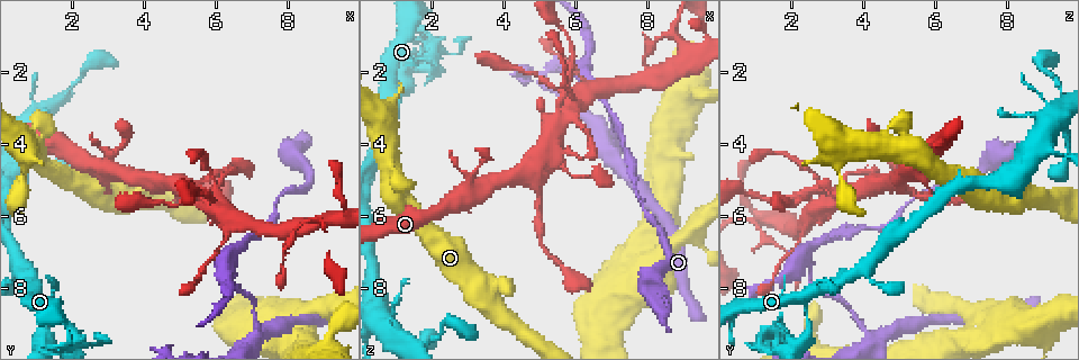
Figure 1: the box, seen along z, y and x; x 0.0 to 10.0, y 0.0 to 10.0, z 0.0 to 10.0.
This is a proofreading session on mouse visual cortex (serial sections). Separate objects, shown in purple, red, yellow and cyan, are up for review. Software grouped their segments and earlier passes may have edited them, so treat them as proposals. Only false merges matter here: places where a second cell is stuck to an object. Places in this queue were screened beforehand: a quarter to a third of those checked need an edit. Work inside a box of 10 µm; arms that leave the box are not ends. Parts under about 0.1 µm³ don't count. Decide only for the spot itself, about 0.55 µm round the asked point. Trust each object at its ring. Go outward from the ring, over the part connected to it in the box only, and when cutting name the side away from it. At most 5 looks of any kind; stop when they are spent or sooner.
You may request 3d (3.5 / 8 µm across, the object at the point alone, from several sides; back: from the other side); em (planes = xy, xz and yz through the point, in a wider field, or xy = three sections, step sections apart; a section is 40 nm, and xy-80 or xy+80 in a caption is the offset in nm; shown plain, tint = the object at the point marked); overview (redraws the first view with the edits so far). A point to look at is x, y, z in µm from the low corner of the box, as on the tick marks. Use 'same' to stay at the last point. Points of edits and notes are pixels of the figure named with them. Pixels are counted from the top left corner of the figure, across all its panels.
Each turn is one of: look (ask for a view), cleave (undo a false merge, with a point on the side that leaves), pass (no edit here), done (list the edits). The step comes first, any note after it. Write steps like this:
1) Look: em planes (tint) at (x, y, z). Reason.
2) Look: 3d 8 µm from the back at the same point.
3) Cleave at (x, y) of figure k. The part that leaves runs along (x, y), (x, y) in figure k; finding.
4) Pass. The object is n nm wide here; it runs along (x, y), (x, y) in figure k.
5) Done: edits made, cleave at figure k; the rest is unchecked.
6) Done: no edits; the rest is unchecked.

Look: 3d 3.5 µm at (0.65, 4.35, 3.15).

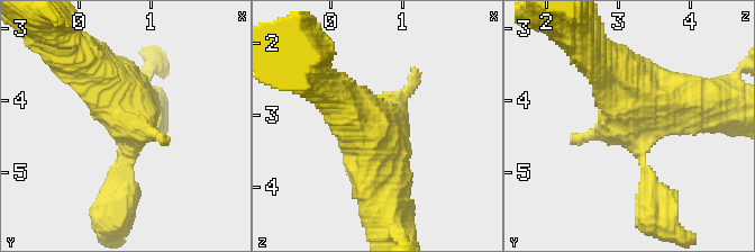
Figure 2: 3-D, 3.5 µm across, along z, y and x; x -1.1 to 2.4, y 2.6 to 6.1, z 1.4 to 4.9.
Look: em xy step 3 (tint) at (0.65, 4.40, 3.20).

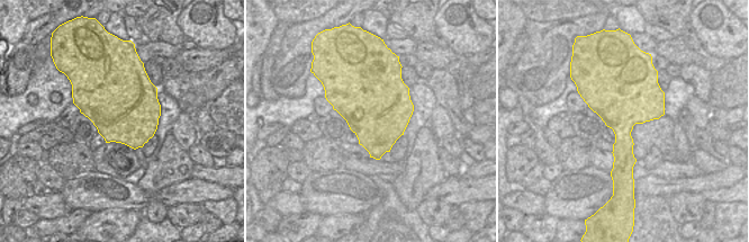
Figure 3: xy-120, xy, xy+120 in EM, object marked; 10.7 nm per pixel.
Pass. One cell here.

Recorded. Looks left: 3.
Look: 3d 8 µm at (7.10, 9.20, 4.10). Abrupt turn.

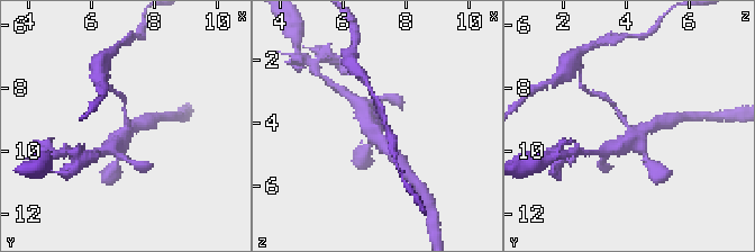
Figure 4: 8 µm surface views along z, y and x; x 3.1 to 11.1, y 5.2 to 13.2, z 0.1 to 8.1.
Look: em planes (tint) at the same point. 4 arms meet here; the arms are 150, 350, 400, 400 nm wide.

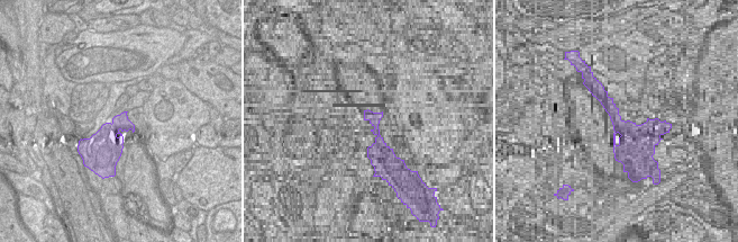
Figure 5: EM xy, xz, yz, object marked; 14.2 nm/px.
Pass. The object is 360 nm wide here; it runs along (652, 125), (635, 133), (607, 98) in figure 4; one cell here.

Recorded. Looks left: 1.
Done: no edits; the rest is unchecked.

